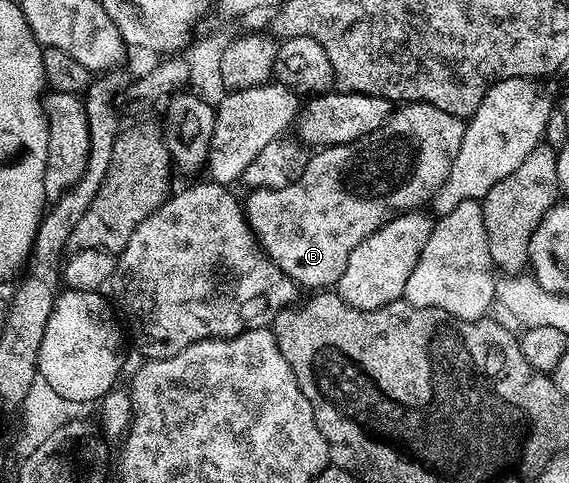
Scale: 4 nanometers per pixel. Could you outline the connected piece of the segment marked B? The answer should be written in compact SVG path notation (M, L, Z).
M403 104L391 112L389 121L380 130L380 135L362 137L358 141L353 141L347 145L331 145L315 152L310 158L308 167L300 175L300 179L296 179L288 187L283 189L250 189L246 193L248 194L247 197L244 197L246 220L249 221L250 229L253 231L254 236L257 237L258 244L261 245L263 253L277 265L281 273L287 273L294 280L295 285L299 287L307 285L310 291L322 291L327 287L337 286L340 275L344 275L344 267L348 263L348 255L352 255L352 251L356 251L356 247L360 247L360 243L364 243L364 239L368 239L368 235L380 231L380 227L384 227L402 213L421 210L425 206L422 204L425 201L427 204L433 198L434 192L444 183L444 179L460 151L460 143L464 139L465 134L466 121L463 118L448 115L448 111L440 111L431 105Z

